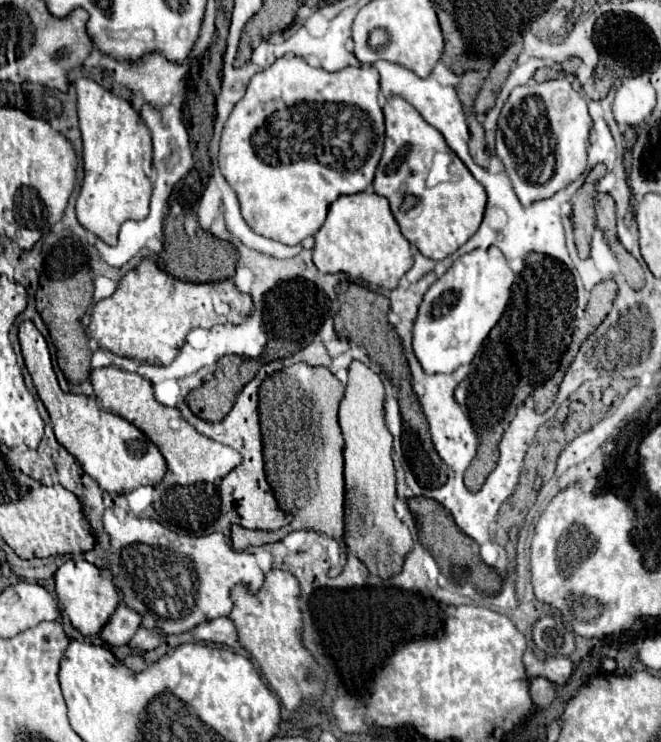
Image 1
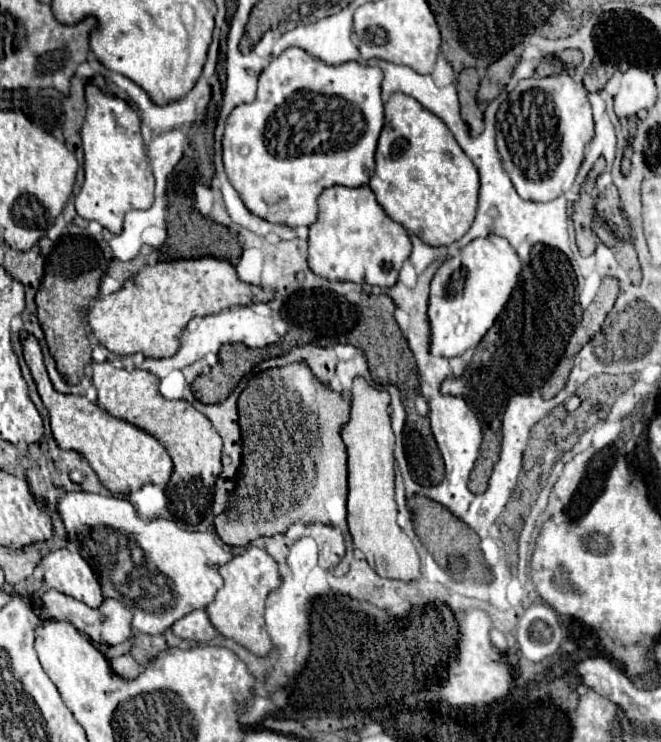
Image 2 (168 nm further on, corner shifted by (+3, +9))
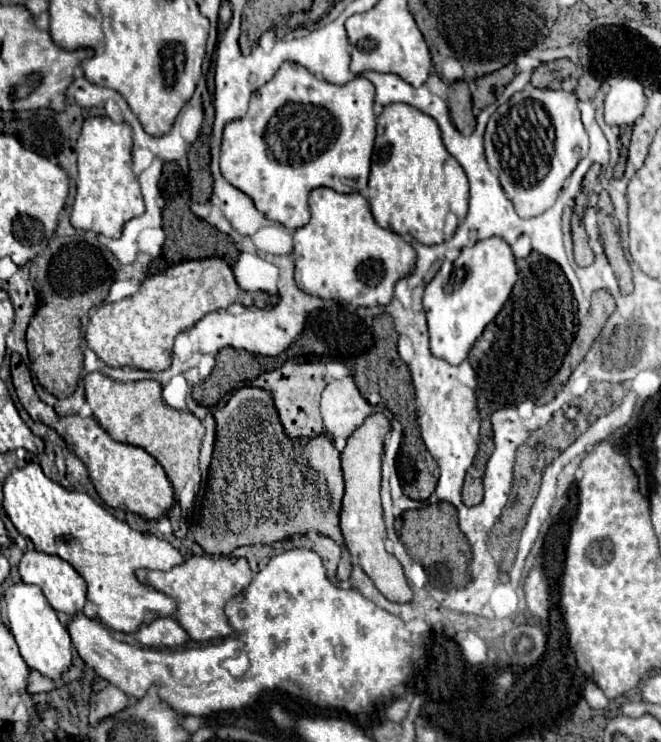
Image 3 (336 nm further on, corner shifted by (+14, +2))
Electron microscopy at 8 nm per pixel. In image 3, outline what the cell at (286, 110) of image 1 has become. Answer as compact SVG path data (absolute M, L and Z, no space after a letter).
M282 63L278 73L272 77L272 81L268 81L264 87L260 87L252 99L250 99L250 111L246 117L242 117L240 121L232 121L226 125L224 129L224 139L222 139L222 151L220 151L220 171L222 175L236 185L242 193L246 193L248 197L252 197L256 201L256 207L272 221L282 223L288 229L300 229L306 225L308 221L308 213L306 213L306 201L308 201L308 193L316 187L330 187L338 193L364 193L364 189L368 187L368 173L370 173L370 157L372 157L372 147L376 138L376 117L374 112L375 88L366 77L356 77L352 79L348 85L332 85L328 81L316 79L312 73L308 73L308 69L304 69L302 65L296 63Z

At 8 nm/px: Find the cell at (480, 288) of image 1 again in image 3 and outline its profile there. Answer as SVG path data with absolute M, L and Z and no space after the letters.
M490 237L478 241L474 247L460 251L454 263L446 261L450 273L440 267L436 277L426 285L424 311L430 331L430 349L434 357L442 357L452 365L460 365L484 327L500 313L508 301L514 283L518 281L518 269L510 245L502 237Z

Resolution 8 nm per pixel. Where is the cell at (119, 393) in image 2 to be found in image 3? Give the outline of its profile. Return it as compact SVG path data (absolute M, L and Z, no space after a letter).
M88 373L84 377L86 387L86 401L94 411L96 421L100 427L120 443L130 443L136 447L146 449L166 471L172 487L174 499L178 507L172 507L168 519L172 521L178 535L186 535L186 511L188 507L182 505L182 499L190 499L186 493L186 485L200 485L200 469L198 469L198 455L200 443L204 437L204 425L198 417L186 411L172 409L162 399L162 385L160 381L136 381L136 383L120 383L112 381L102 373Z

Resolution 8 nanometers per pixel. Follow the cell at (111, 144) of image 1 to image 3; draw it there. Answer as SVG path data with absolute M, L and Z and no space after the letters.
M90 117L84 121L78 137L78 181L76 199L70 221L76 229L120 237L126 221L144 213L144 199L138 177L132 171L132 129L124 123L114 123L110 117Z

